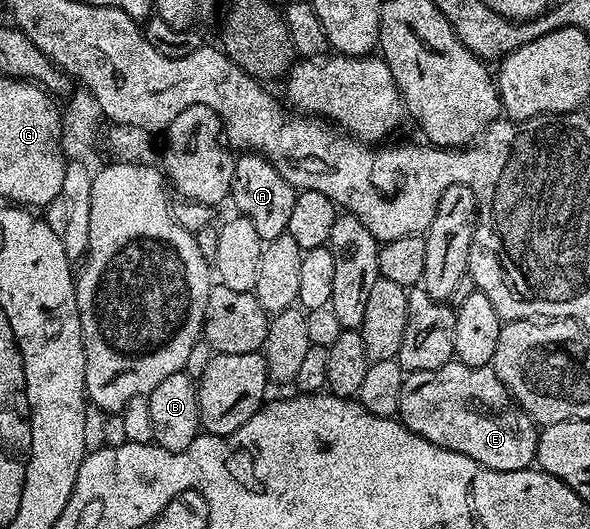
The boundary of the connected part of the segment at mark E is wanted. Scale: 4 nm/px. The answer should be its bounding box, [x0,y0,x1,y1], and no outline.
[398,362,538,472]

